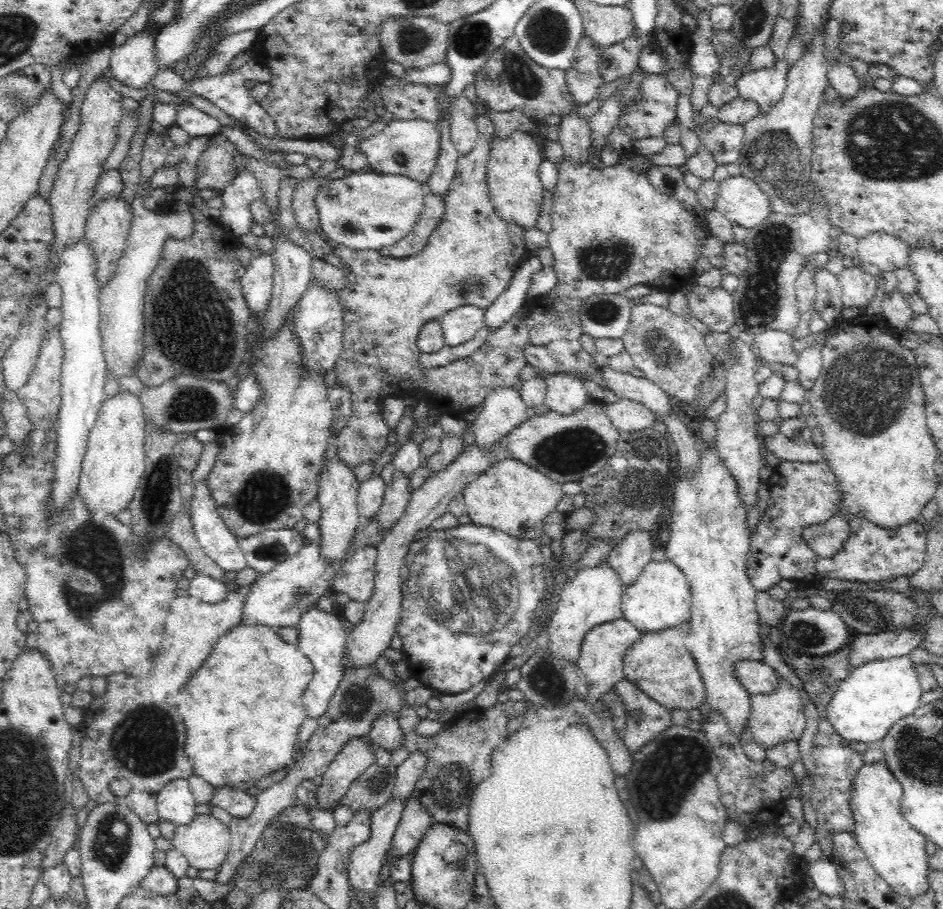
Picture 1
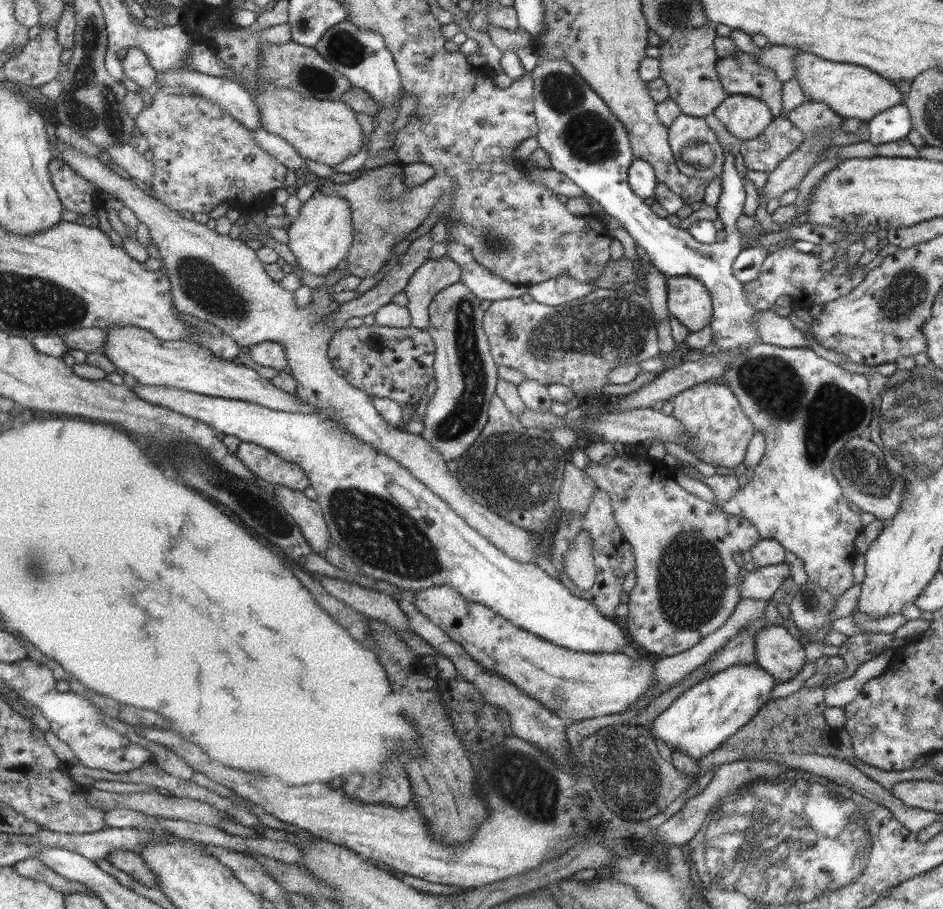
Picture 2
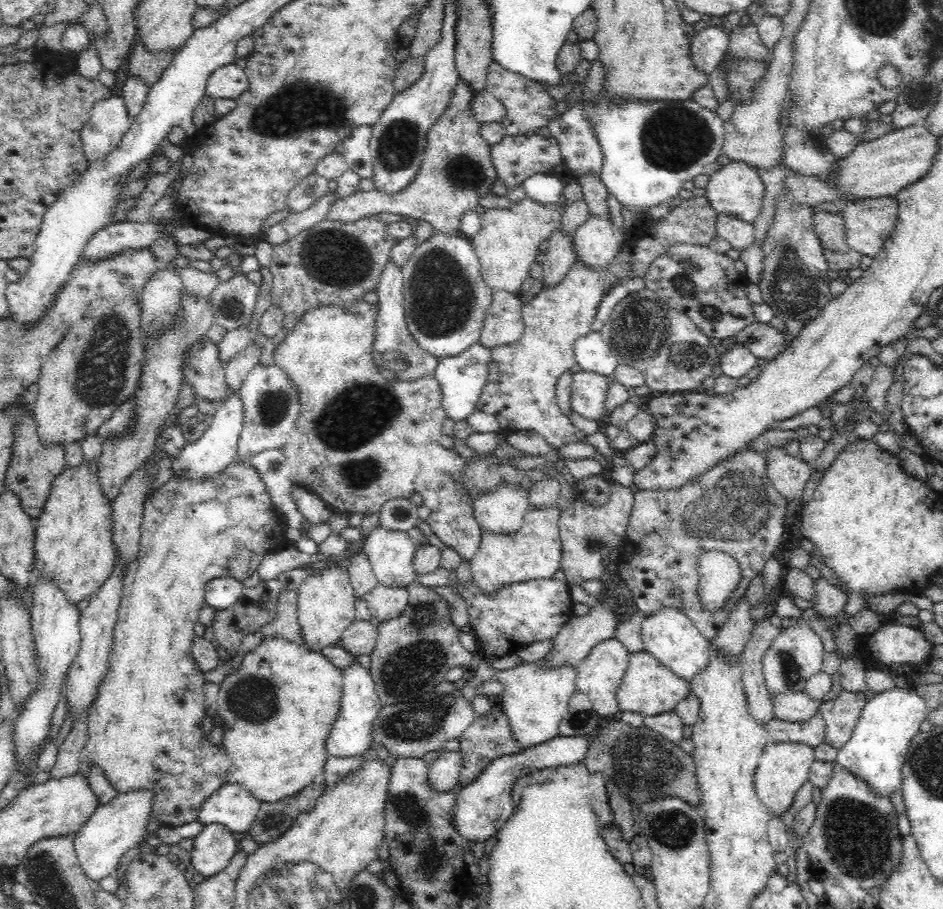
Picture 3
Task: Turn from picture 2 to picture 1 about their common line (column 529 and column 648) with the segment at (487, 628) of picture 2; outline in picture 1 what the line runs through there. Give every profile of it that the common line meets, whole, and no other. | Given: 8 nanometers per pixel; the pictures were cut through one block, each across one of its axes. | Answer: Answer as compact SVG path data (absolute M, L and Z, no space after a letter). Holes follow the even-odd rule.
M673 625L658 632L644 633L623 656L624 679L637 686L648 698L668 711L690 712L705 702L705 684L696 669L695 659L688 652L683 640L687 625Z

